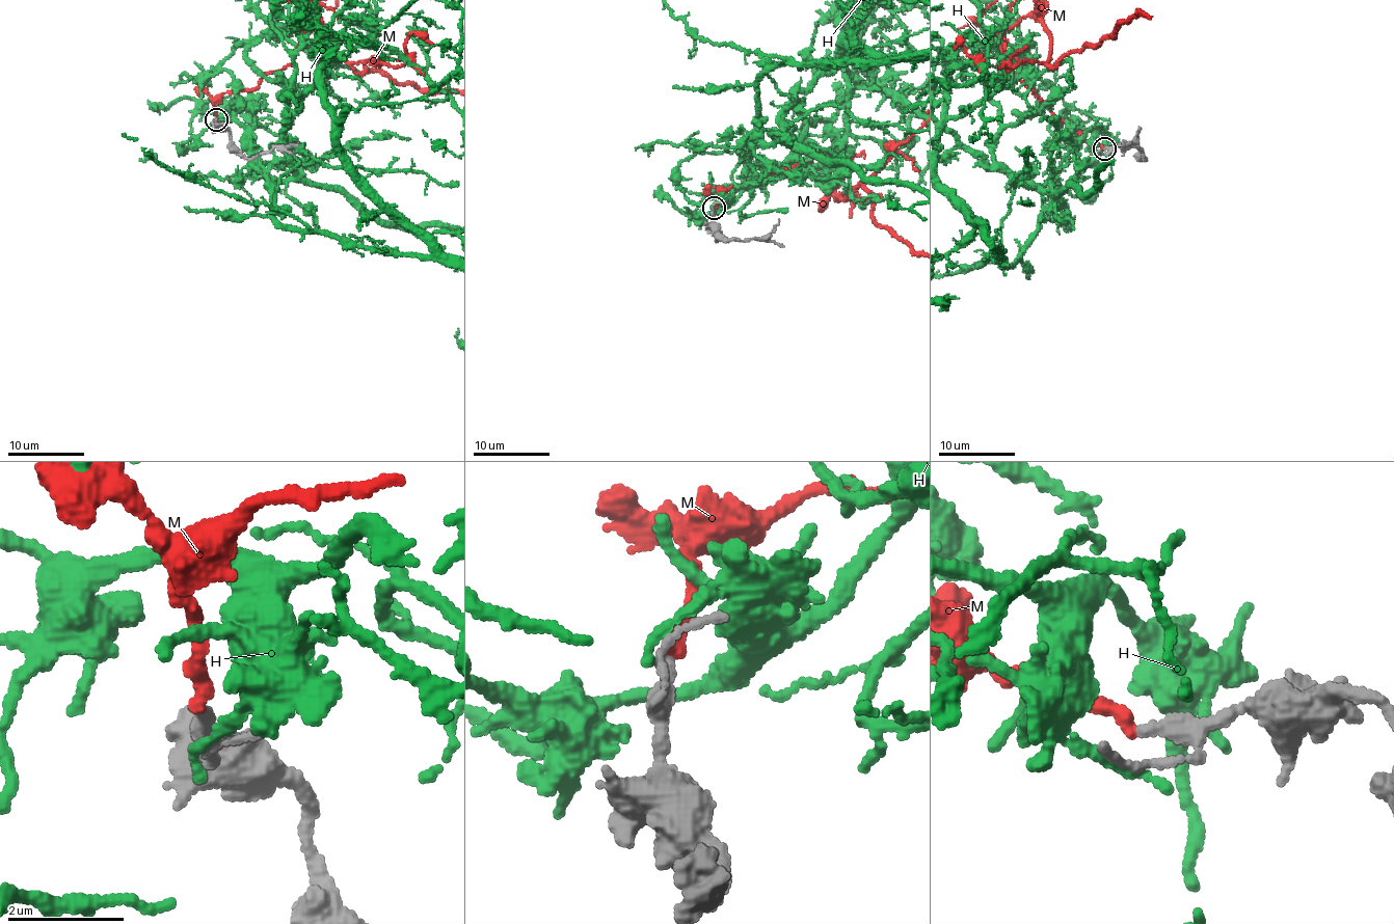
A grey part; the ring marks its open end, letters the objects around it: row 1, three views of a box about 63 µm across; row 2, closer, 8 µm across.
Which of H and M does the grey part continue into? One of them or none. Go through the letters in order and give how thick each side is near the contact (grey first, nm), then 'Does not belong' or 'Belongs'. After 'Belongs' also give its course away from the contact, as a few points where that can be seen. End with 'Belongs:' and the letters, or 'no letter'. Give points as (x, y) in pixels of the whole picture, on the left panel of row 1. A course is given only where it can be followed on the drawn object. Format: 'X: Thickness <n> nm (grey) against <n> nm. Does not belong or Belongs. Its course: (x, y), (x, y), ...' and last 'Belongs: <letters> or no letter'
H: Thickness 160 nm (grey) against 200 nm. Does not belong
M: Thickness 240 nm (grey) against 260 nm. Belongs
Belongs: M

